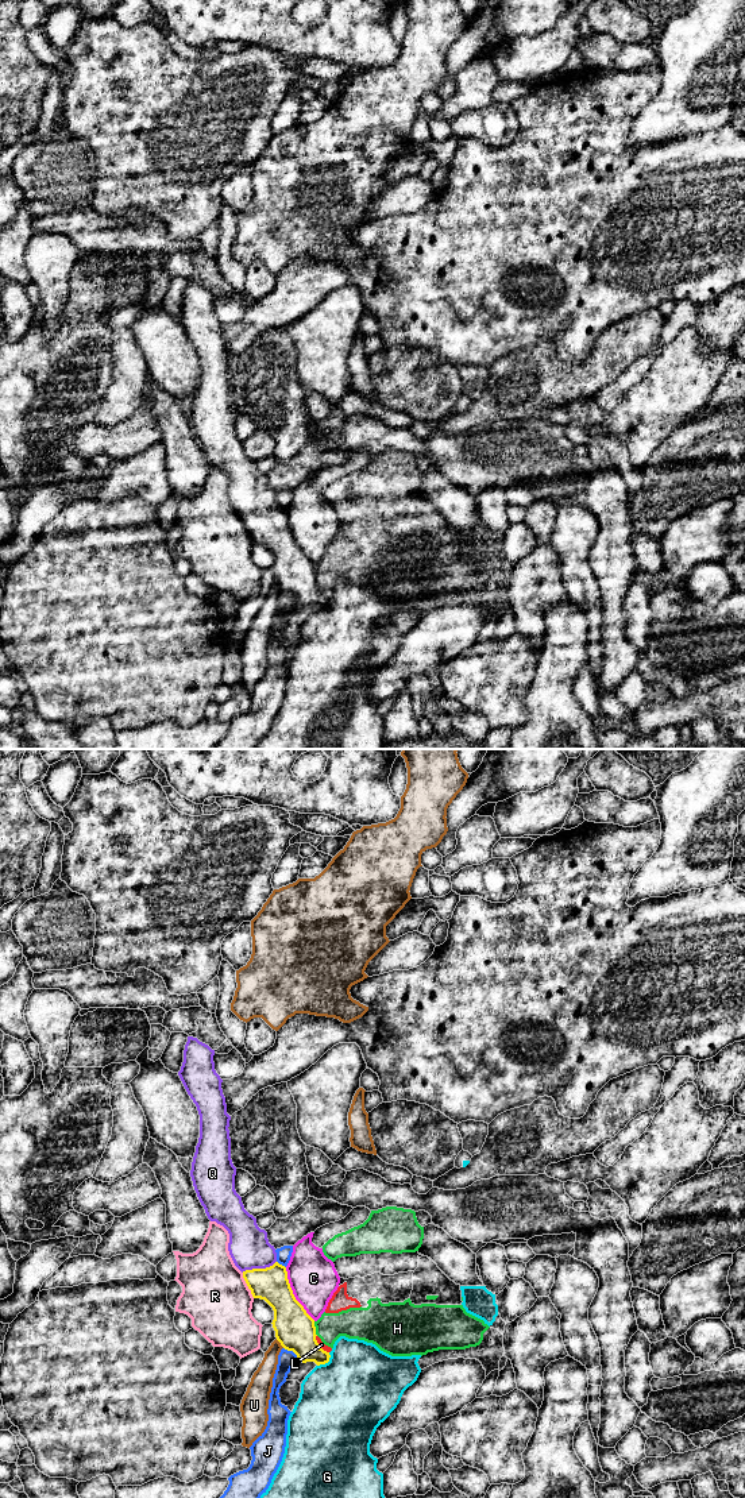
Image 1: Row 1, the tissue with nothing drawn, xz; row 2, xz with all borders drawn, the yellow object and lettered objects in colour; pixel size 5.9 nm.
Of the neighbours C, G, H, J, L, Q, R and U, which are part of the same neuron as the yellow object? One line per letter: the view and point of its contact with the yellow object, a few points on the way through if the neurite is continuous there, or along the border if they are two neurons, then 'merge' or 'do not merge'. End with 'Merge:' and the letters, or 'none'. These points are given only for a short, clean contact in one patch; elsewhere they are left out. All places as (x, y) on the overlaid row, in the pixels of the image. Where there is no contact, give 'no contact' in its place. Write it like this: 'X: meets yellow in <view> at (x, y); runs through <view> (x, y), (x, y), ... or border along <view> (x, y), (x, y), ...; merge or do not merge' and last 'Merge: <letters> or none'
C: meets yellow in xz at (293, 1294); do not merge
G: meets yellow in xz at (327, 1362); do not merge
H: meets yellow in xz at (315, 1328); do not merge
J: meets yellow in xz at (293, 1351); do not merge
L: meets yellow in xz at (317, 1344); border along xz (316, 1335), (316, 1342), (328, 1352); do not merge
Q: meets yellow in xz at (258, 1269); runs through xz (270, 1284), (258, 1269), (258, 1261), (249, 1246); merge
R: meets yellow in xz at (247, 1285); do not merge
U: meets yellow in xz at (280, 1342); border along xz (276, 1339), (284, 1347); do not merge
Merge: Q

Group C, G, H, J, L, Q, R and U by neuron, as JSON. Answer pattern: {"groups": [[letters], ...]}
{"groups": [["C"], ["G"], ["H", "L"], ["J"], ["Q"], ["R"], ["U"]]}

